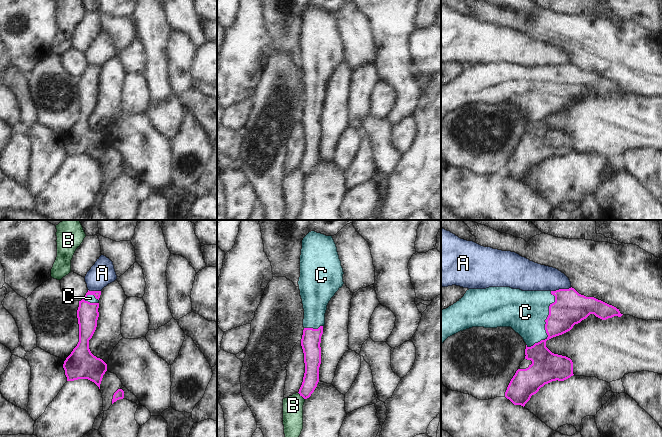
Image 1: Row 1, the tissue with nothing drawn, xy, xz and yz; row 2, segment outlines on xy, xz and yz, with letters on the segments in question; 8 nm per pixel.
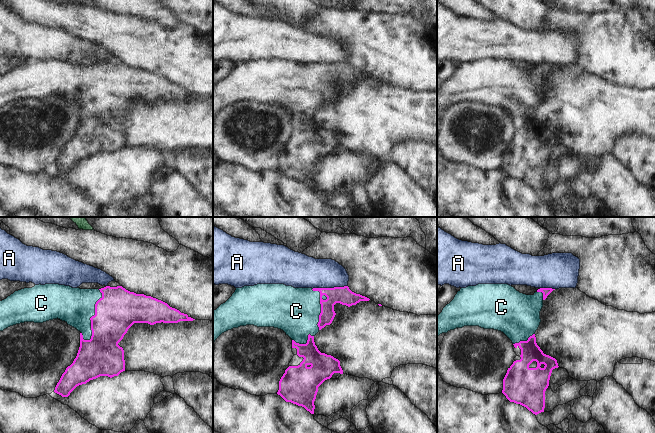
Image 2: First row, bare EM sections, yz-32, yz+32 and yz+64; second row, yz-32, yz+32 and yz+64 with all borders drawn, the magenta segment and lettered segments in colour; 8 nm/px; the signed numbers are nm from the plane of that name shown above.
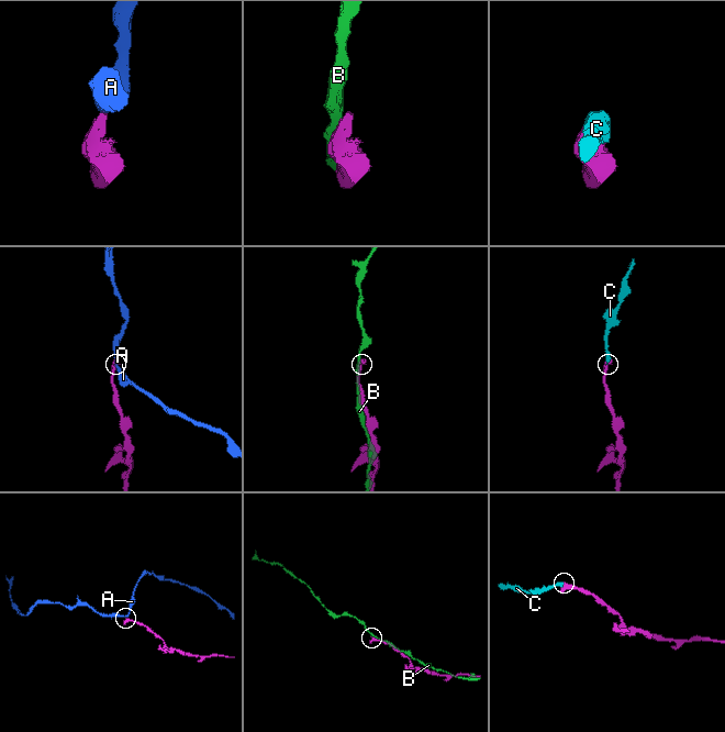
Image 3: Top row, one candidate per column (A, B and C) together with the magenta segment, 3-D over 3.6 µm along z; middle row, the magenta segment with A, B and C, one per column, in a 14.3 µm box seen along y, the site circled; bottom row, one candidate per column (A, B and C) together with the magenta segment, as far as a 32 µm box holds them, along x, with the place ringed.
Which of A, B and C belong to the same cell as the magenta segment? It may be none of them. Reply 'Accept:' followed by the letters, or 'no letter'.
Accept: C

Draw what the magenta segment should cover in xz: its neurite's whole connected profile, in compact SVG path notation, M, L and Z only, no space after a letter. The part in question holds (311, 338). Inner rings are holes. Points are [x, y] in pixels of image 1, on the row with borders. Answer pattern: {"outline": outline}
{"outline": "M315 231L302 240L298 281L304 309L301 346L305 373L299 394L307 399L319 382L321 336L327 305L343 286L343 268L332 236Z"}

